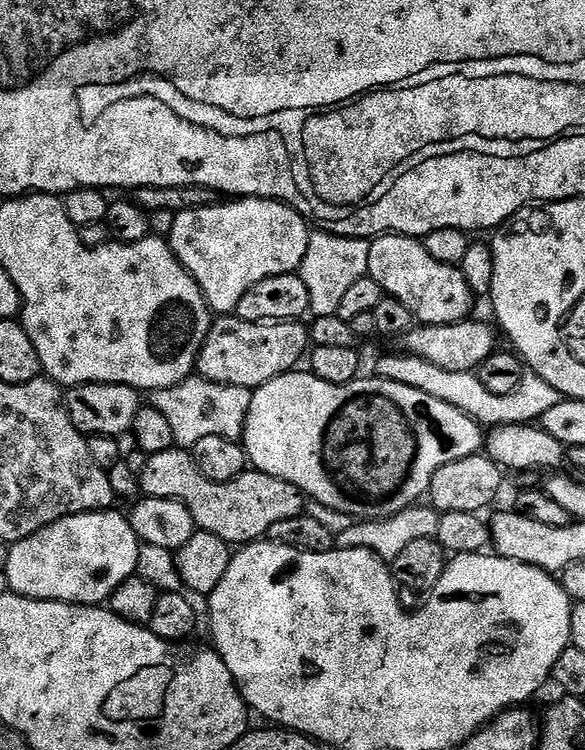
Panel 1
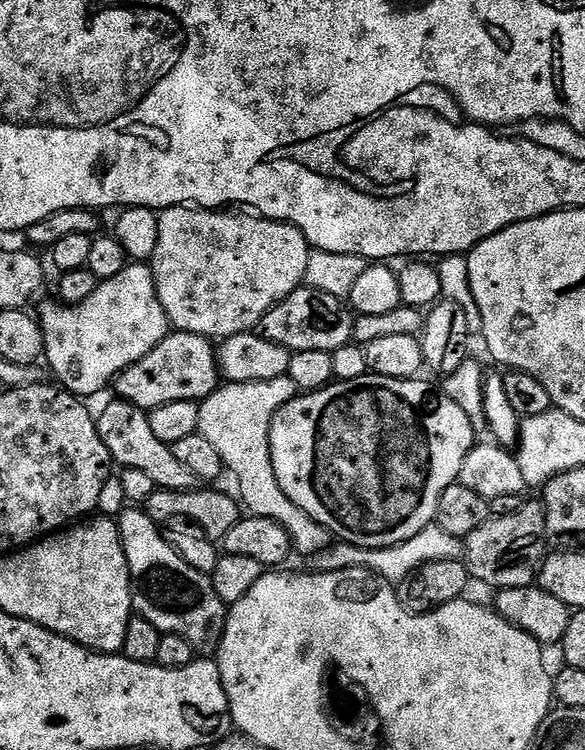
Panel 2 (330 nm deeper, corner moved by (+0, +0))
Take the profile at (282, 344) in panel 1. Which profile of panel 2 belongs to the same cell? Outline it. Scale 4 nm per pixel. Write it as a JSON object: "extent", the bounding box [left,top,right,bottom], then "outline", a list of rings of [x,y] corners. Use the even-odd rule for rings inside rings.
{"extent":[115,331,222,410],"outline":[[[169,331],[168,337],[158,342],[158,346],[154,346],[154,350],[146,354],[146,358],[116,377],[115,395],[145,410],[166,406],[166,402],[205,400],[222,383],[222,364],[218,359],[218,348],[212,344],[215,343],[207,336]]]}

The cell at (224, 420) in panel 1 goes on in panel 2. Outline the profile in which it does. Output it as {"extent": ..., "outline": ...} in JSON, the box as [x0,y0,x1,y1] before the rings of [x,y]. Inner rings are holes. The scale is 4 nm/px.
{"extent":[199,375,334,558],"outline":[[[288,375],[282,378],[270,378],[270,382],[246,382],[245,384],[221,383],[216,391],[199,401],[200,435],[205,436],[222,454],[225,469],[240,483],[239,499],[251,515],[272,519],[286,530],[292,540],[292,548],[301,552],[304,558],[319,554],[334,542],[333,533],[326,526],[314,522],[290,498],[274,474],[274,462],[270,454],[270,426],[274,414],[282,410],[298,394],[292,379]]]}

